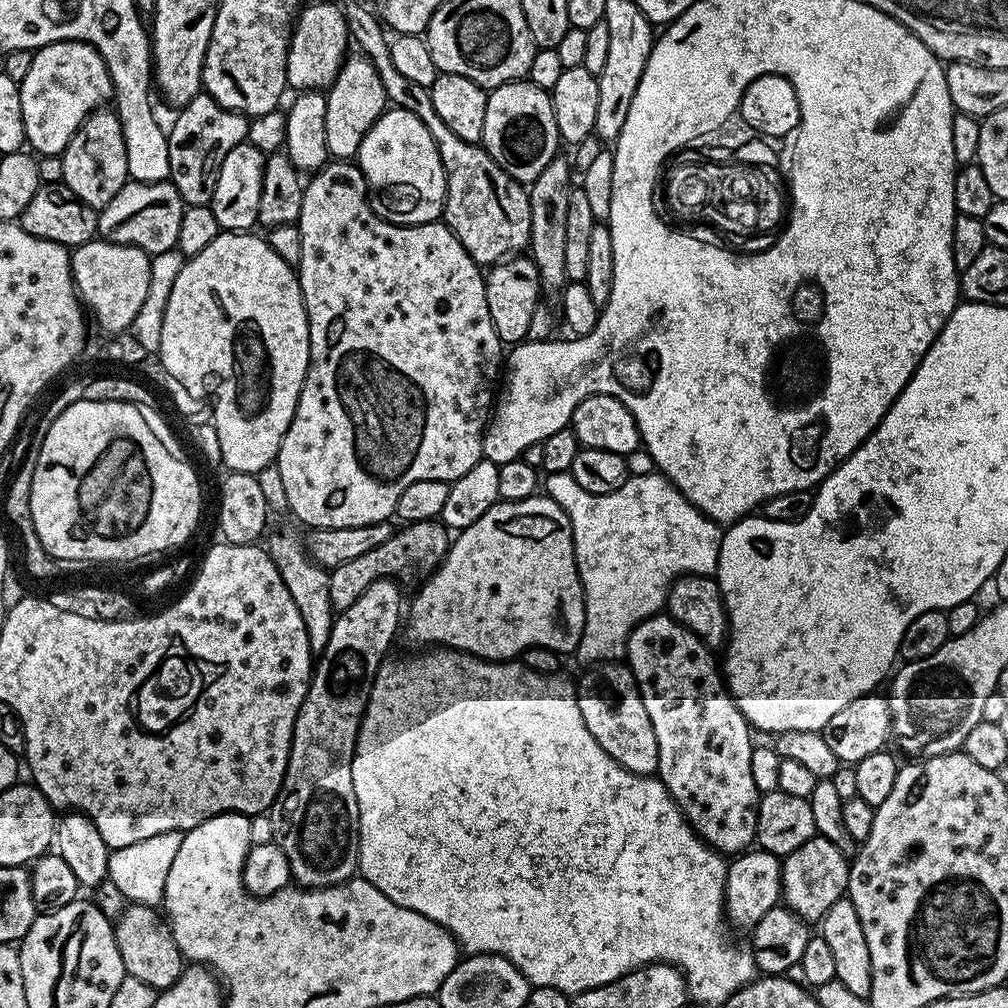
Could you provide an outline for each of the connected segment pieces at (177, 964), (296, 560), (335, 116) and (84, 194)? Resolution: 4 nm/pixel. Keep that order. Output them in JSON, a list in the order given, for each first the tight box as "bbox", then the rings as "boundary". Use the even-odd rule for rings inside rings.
[{"bbox":[114,903,186,990],"boundary":[[[129,903],[127,907],[128,909],[114,920],[118,954],[122,954],[125,973],[133,976],[138,984],[144,984],[149,990],[170,987],[186,967],[186,961],[180,955],[172,937],[172,928],[156,908],[134,903]]]},{"bbox":[266,528,334,653],"boundary":[[[280,528],[277,532],[269,531],[266,536],[268,557],[276,563],[282,574],[282,582],[286,582],[286,590],[290,590],[290,598],[294,598],[294,606],[298,606],[298,614],[302,614],[302,622],[306,626],[306,638],[310,642],[313,653],[320,653],[330,639],[330,630],[334,619],[334,609],[330,602],[329,569],[321,568],[308,557],[304,549],[304,541],[295,536],[288,528]]]},{"bbox":[326,54,389,162],"boundary":[[[363,54],[349,55],[340,66],[332,87],[326,92],[326,146],[329,157],[345,162],[359,153],[362,138],[389,107],[388,95],[378,78],[378,70]]]},{"bbox":[60,110,130,210],"boundary":[[[97,110],[89,114],[70,138],[60,161],[64,171],[63,184],[74,190],[86,206],[97,210],[105,208],[110,198],[114,198],[114,194],[118,194],[118,190],[130,180],[126,166],[126,138],[122,138],[120,118],[115,111]]]}]

